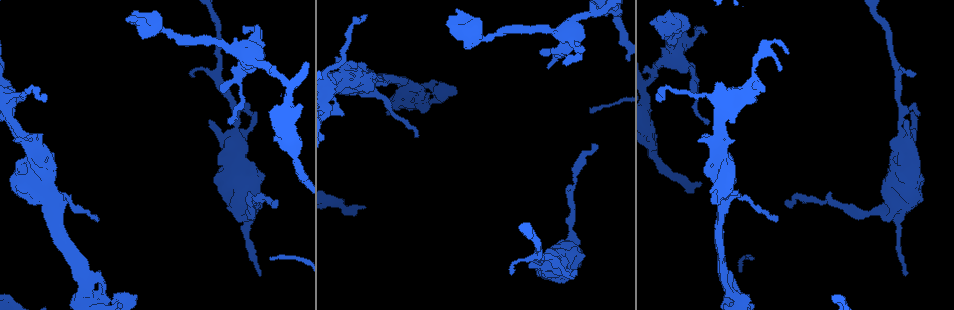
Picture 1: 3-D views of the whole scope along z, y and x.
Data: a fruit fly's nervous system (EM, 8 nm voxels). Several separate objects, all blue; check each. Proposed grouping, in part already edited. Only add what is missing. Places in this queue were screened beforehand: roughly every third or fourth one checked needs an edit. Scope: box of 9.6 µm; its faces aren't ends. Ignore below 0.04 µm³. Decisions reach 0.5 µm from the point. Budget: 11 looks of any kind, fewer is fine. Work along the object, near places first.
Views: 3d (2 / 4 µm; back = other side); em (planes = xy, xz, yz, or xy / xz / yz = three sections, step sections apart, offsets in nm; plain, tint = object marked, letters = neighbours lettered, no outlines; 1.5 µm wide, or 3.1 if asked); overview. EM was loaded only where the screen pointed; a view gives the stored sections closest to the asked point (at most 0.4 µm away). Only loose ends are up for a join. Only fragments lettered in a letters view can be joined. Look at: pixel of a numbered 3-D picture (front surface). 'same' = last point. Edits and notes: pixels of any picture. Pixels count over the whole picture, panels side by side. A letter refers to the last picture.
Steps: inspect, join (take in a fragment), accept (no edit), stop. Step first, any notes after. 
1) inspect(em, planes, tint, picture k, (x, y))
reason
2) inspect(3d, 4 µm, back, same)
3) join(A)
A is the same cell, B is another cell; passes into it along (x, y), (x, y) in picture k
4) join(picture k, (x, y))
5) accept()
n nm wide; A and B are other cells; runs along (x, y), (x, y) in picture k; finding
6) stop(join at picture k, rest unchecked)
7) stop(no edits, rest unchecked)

inspect(em, planes, plain, picture 1, (334, 57))
an open end

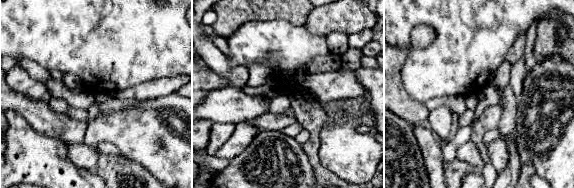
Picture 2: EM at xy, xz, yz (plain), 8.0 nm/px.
inspect(em, planes, letters, same)
see the neighbours

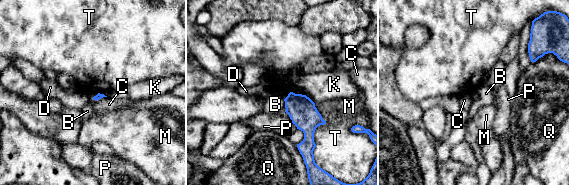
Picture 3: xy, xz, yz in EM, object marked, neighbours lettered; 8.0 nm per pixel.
accept()
B, C, D, K, M, P, Q and T are other cells; no lettered fragment goes on from it

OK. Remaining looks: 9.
inspect(3d, 2 µm, picture 1, (660, 15))
thick end

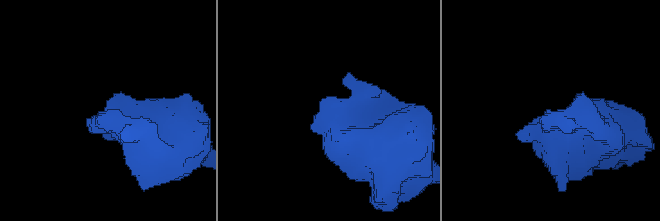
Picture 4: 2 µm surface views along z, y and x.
inspect(em, planes, letters, picture 4, (333, 106))

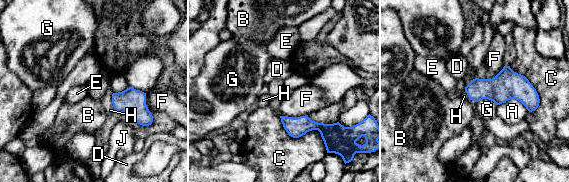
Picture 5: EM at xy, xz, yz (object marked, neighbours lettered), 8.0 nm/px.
accept()
C touches over 420 nm; A, B, C, D, E, F, G, H and J are other cells; none of them fits

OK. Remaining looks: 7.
inspect(em, yz, step 8, tint, picture 1, (247, 33))
an open end

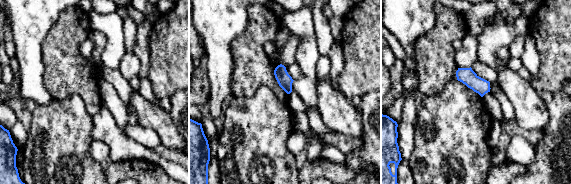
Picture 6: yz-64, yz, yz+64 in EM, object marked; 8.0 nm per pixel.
inspect(em, planes, letters, same)

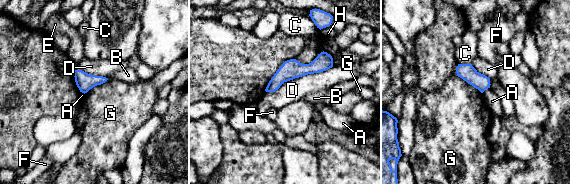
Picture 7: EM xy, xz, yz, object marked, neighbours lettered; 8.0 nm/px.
accept()
A, B, C, D, E, F, G and H are other cells; border along (457, 75), (481, 93) in picture 7; no lettered fragment goes on from it

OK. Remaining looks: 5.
inspect(em, xz, step 8, tint, picture 1, (415, 137))
tapers out

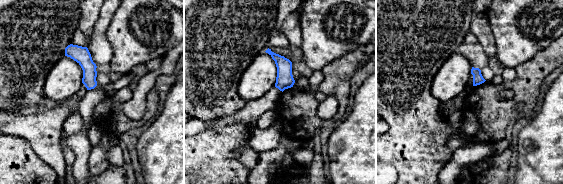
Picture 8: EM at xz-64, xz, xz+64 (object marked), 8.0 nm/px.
inspect(em, xz, step 8, letters, same)
what lies round it

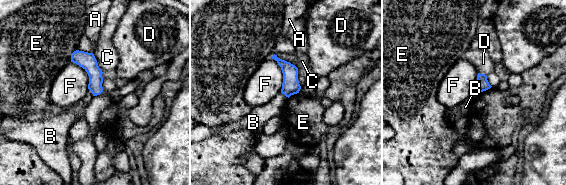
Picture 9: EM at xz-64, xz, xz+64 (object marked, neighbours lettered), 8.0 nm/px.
accept()
F touches over 300 nm; A, B, C, D, E and F are other cells; runs along (76, 53), (95, 73), (97, 92) in picture 9; none of them fits

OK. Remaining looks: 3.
stop(no edits, rest unchecked)

